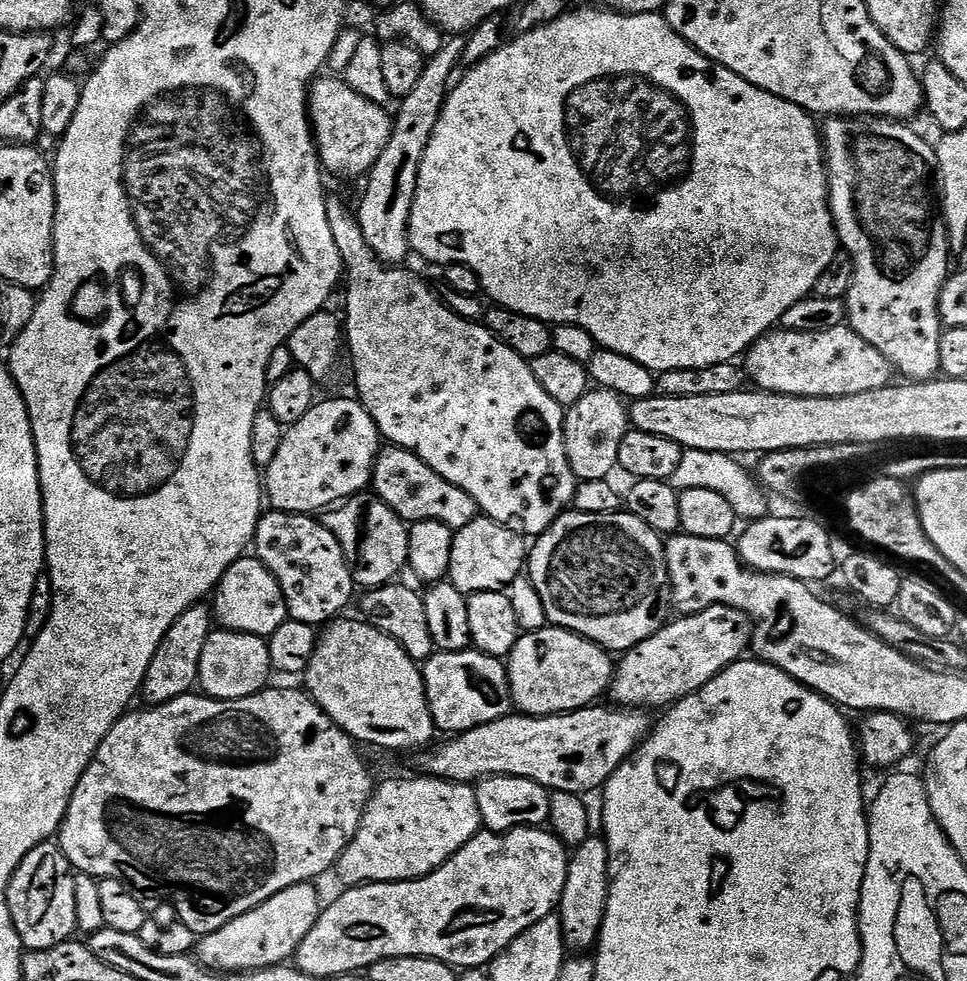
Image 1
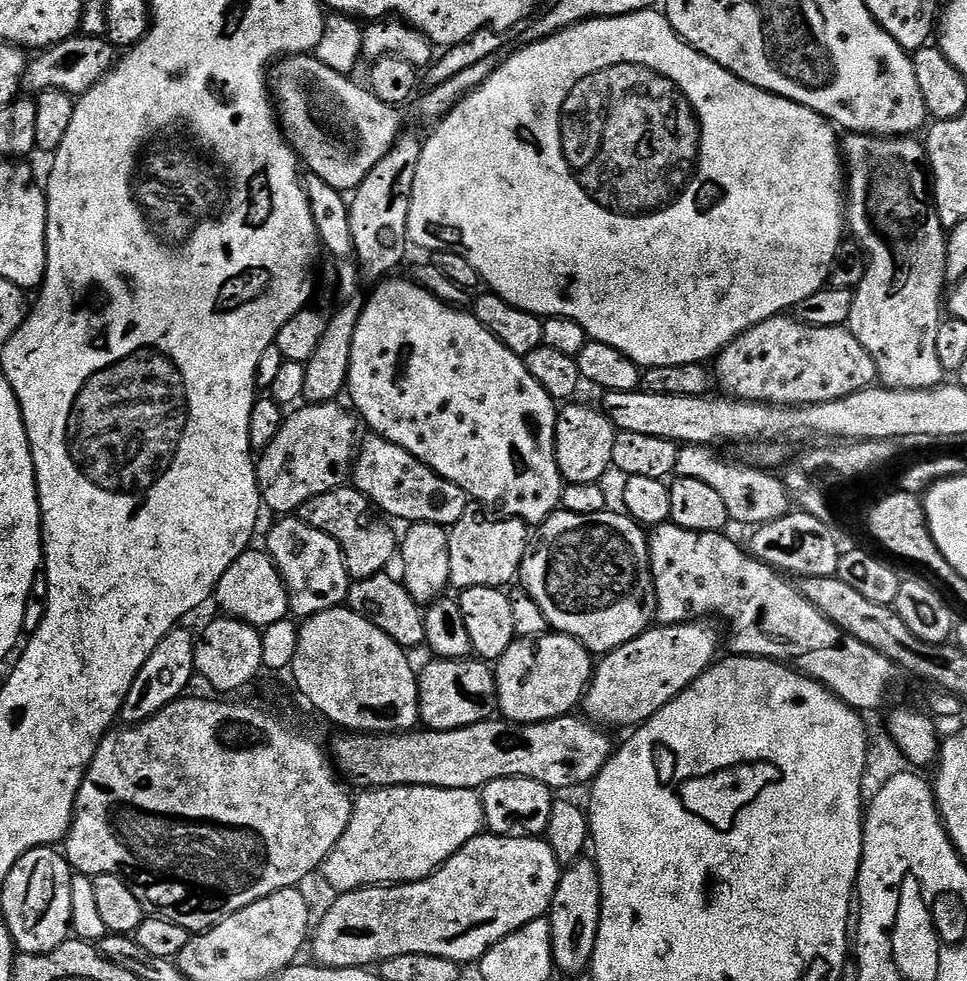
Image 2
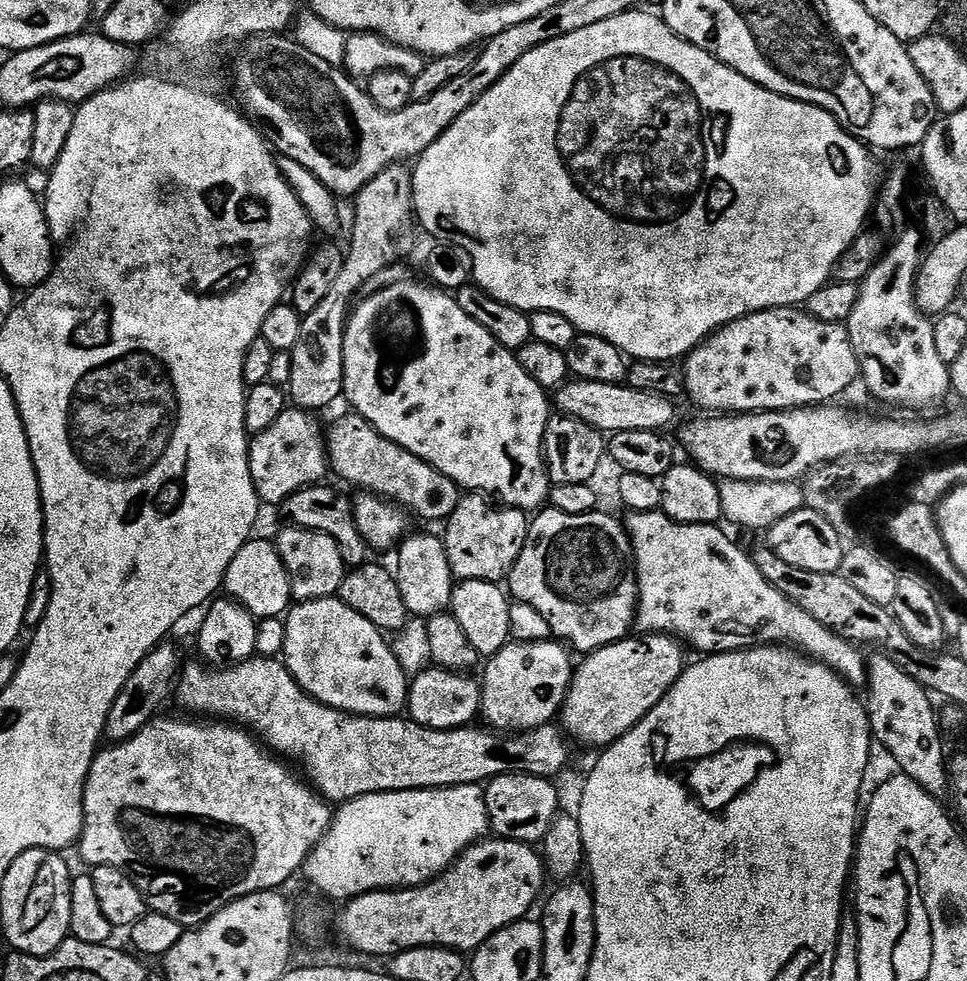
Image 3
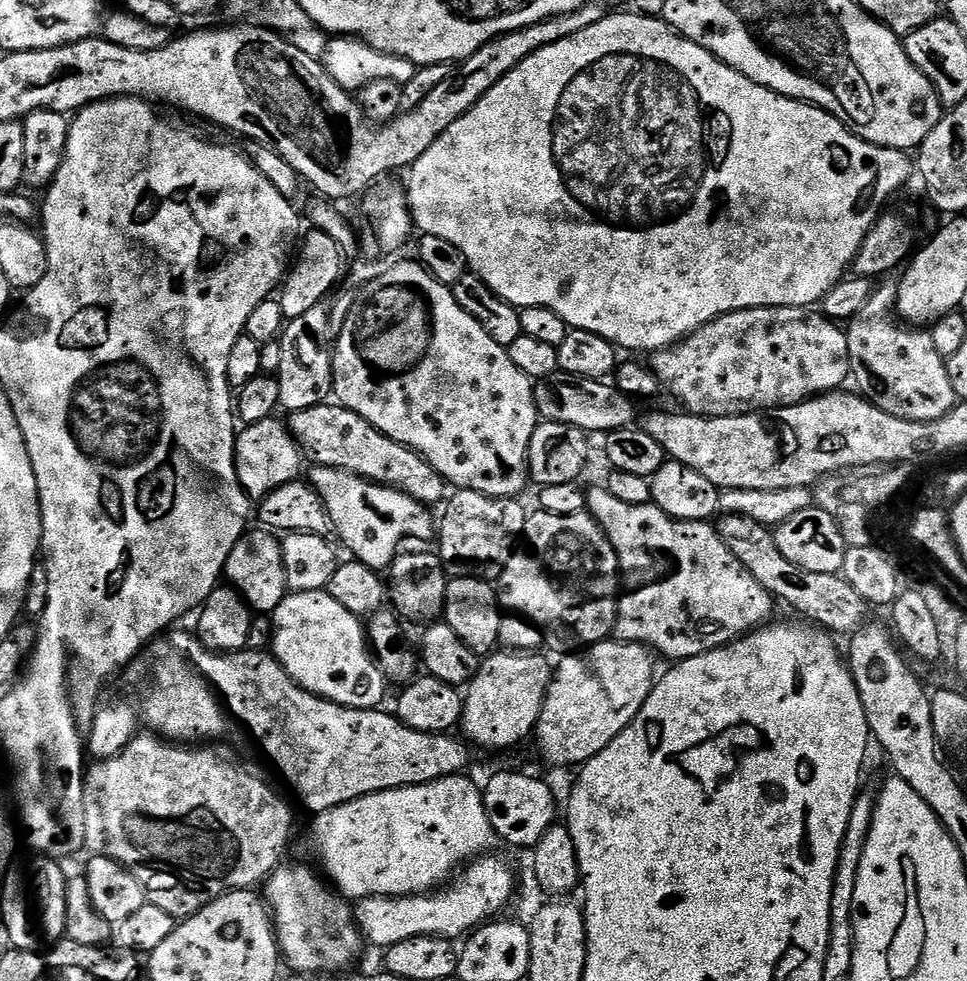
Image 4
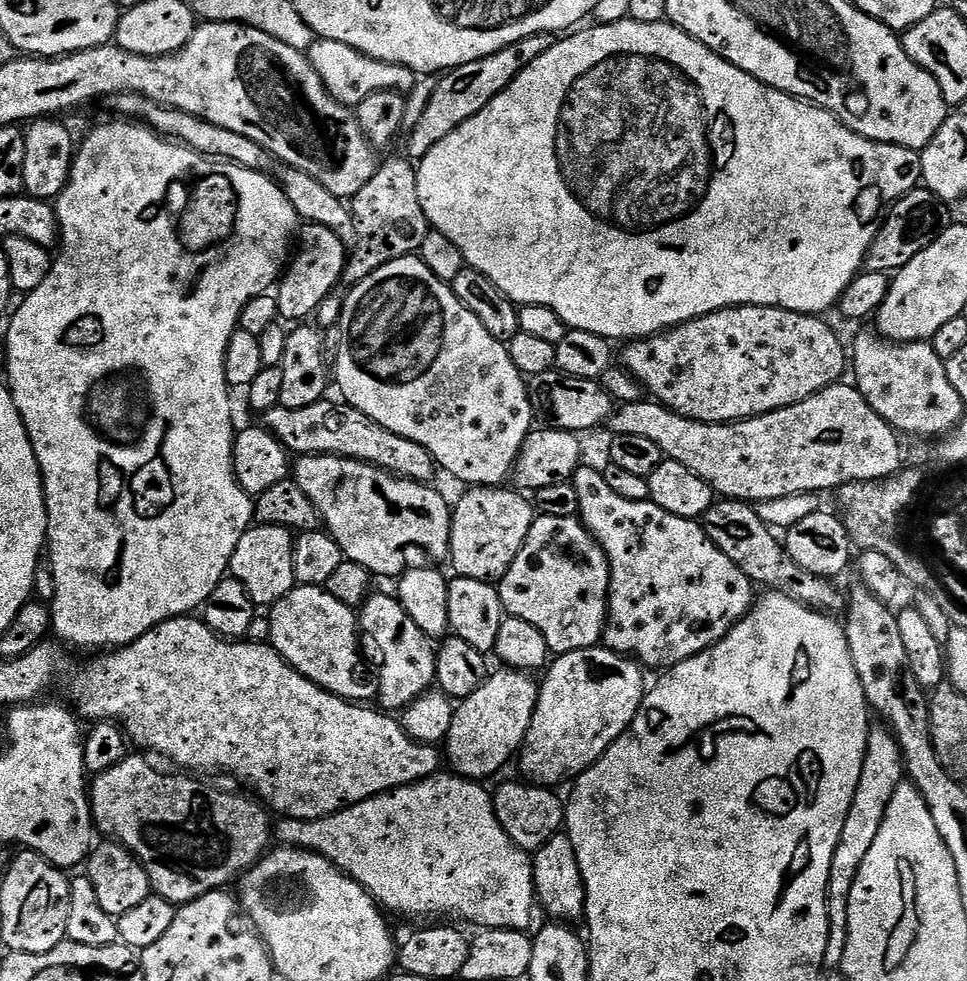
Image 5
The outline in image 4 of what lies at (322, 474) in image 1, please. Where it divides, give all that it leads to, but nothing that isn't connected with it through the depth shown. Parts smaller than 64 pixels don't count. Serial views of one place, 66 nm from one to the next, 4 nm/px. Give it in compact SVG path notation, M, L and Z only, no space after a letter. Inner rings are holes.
M273 418L239 429L236 438L236 469L240 484L253 501L259 502L279 487L301 479L305 453L283 419Z

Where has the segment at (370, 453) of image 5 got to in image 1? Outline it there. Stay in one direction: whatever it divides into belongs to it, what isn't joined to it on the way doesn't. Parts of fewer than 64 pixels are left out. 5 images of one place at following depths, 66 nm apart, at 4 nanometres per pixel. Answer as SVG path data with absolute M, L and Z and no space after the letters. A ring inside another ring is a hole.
M388 446L377 455L371 487L376 488L375 495L380 501L390 506L390 510L397 512L405 522L437 520L447 528L459 530L478 516L476 503L461 488L434 474L430 466L416 457L416 453L407 452L405 448Z

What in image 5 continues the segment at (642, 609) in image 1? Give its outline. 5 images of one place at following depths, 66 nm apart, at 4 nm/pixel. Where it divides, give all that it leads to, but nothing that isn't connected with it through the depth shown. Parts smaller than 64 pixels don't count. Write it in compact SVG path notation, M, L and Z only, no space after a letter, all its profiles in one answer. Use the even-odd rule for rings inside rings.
M537 515L536 521L530 526L530 534L526 534L526 542L522 546L522 550L518 550L518 558L514 558L514 562L510 566L510 570L506 570L506 574L498 581L498 591L500 601L504 607L505 613L514 619L521 619L522 622L528 622L542 634L546 640L546 646L549 653L559 654L562 652L573 652L574 650L582 650L583 648L595 648L601 643L604 634L604 624L608 620L608 591L610 590L610 566L606 554L602 550L602 546L588 532L588 529L580 523L576 516L570 518L554 518L553 516Z

